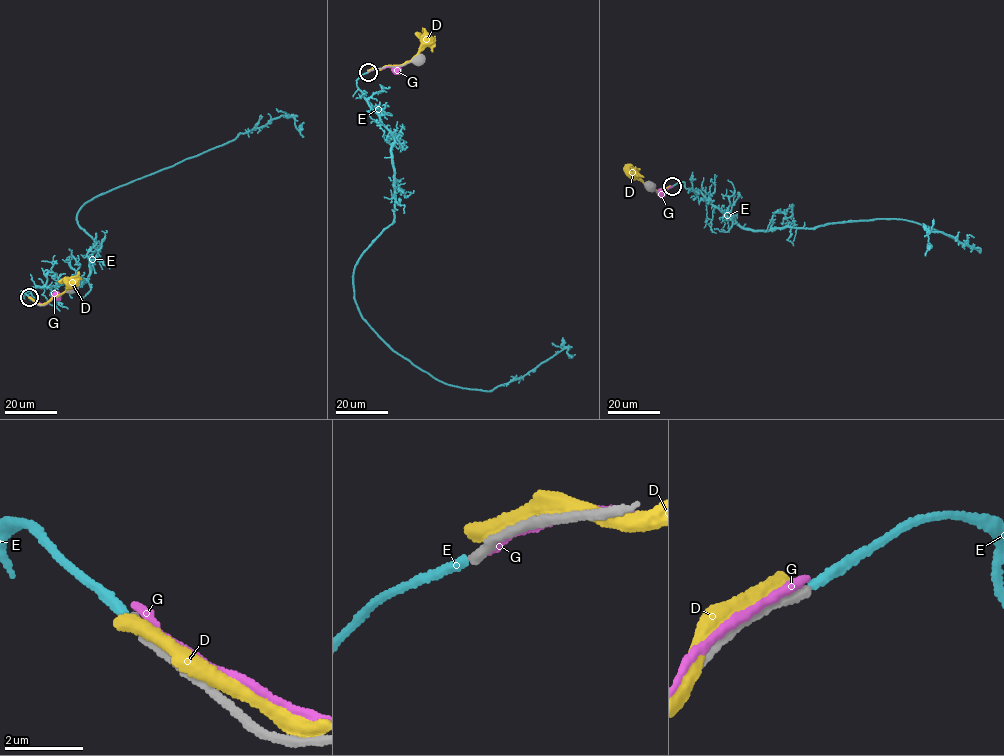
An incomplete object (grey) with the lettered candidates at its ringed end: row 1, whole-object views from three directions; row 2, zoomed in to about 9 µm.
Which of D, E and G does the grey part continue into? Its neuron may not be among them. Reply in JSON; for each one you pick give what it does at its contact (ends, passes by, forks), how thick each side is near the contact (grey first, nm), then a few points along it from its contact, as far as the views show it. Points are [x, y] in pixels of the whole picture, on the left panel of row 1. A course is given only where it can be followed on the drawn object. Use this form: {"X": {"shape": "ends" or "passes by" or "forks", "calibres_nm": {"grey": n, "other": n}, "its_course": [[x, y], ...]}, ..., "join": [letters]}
{"join": []}

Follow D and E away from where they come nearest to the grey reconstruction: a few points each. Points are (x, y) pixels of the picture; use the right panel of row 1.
D: (669, 187), (658, 194), (634, 174)
E: (672, 187), (681, 181), (699, 191), (742, 228), (912, 220), (981, 252), (940, 232), (929, 232), (929, 243)

